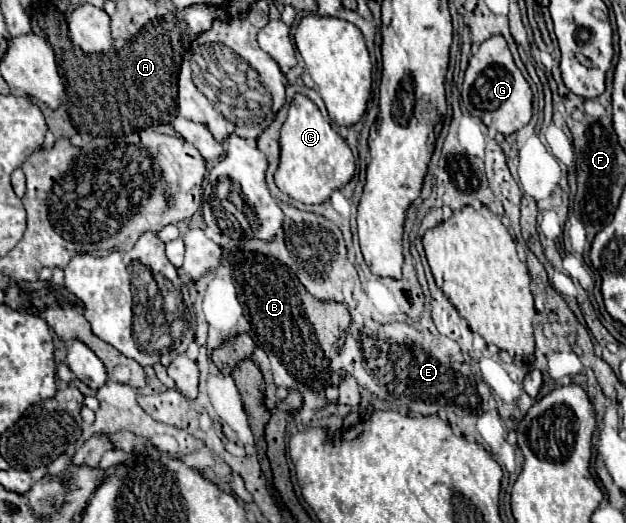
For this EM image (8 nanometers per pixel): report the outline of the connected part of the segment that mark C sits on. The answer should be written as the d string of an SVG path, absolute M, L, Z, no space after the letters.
M297 93L289 105L287 119L279 131L279 167L275 185L301 203L323 203L335 189L341 189L355 173L355 159L339 133L321 115L319 107L305 95Z

